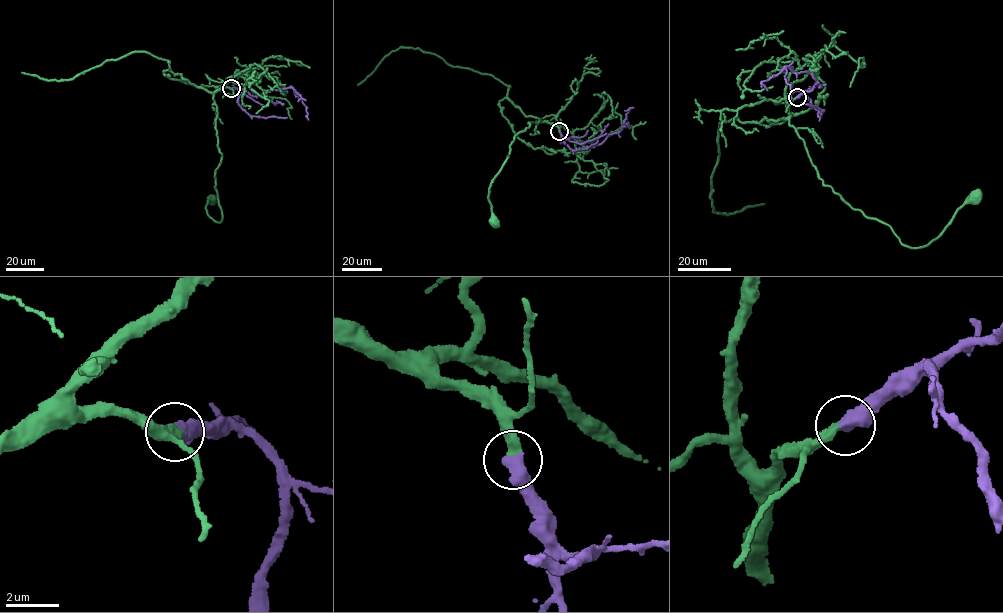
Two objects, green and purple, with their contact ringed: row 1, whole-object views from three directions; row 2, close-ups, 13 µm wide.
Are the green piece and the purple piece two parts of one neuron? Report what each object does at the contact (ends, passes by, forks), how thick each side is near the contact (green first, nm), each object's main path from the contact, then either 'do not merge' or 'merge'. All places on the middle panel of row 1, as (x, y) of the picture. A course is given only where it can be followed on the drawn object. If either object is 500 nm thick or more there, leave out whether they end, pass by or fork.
420 nm thick on the green side, 600 nm on the other; green runs (559, 131), (539, 118), (538, 122), (529, 122), (529, 126), (514, 136), (489, 188), (493, 222); purple runs (559, 131), (563, 142), (574, 150), (601, 144), (609, 135), (623, 126), (629, 127), (628, 121); merge

